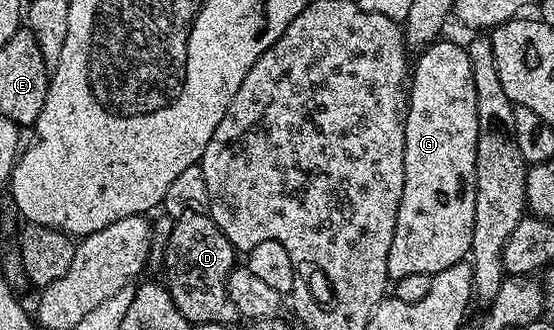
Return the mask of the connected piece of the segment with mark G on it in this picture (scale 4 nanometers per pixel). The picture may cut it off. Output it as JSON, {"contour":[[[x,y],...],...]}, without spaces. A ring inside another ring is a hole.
{"contour":[[[437,39],[427,46],[410,69],[404,119],[404,186],[388,256],[388,276],[392,279],[419,273],[441,273],[465,260],[472,247],[478,139],[474,71],[470,71],[467,48],[444,40]]]}

